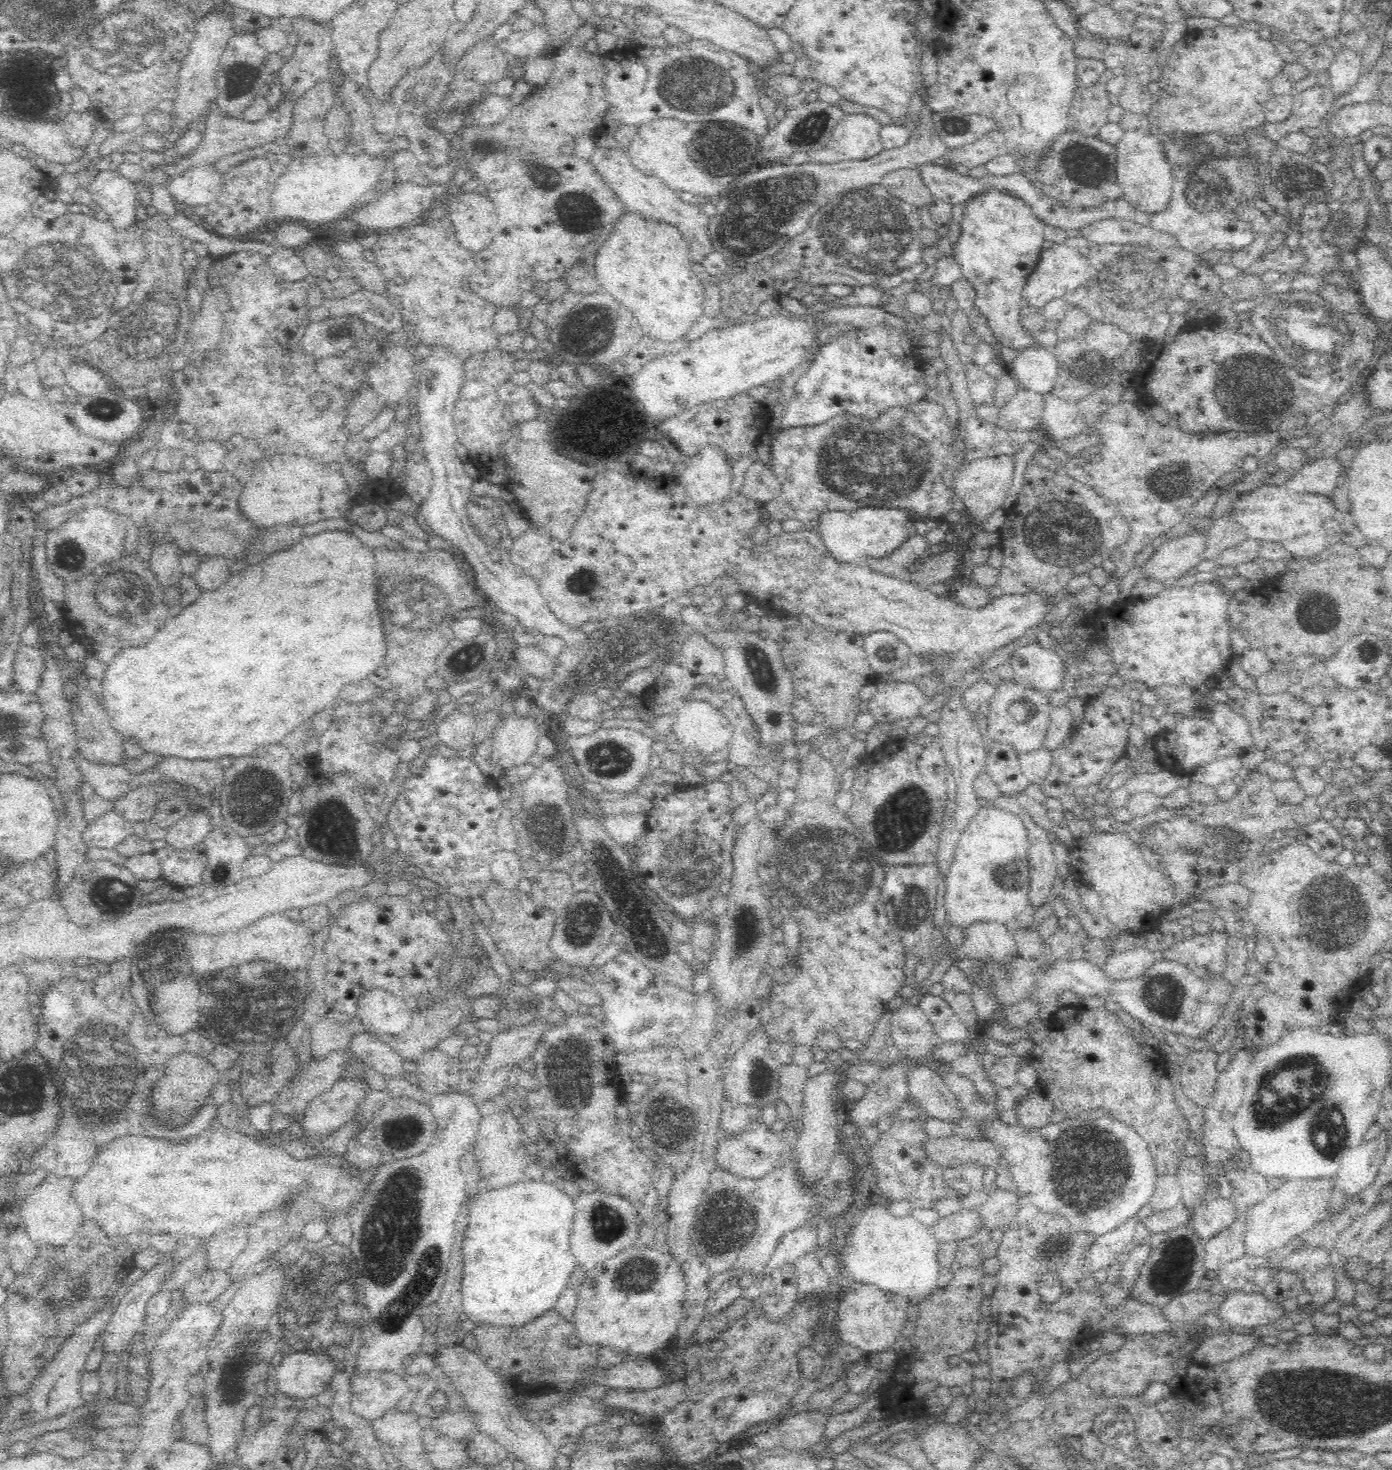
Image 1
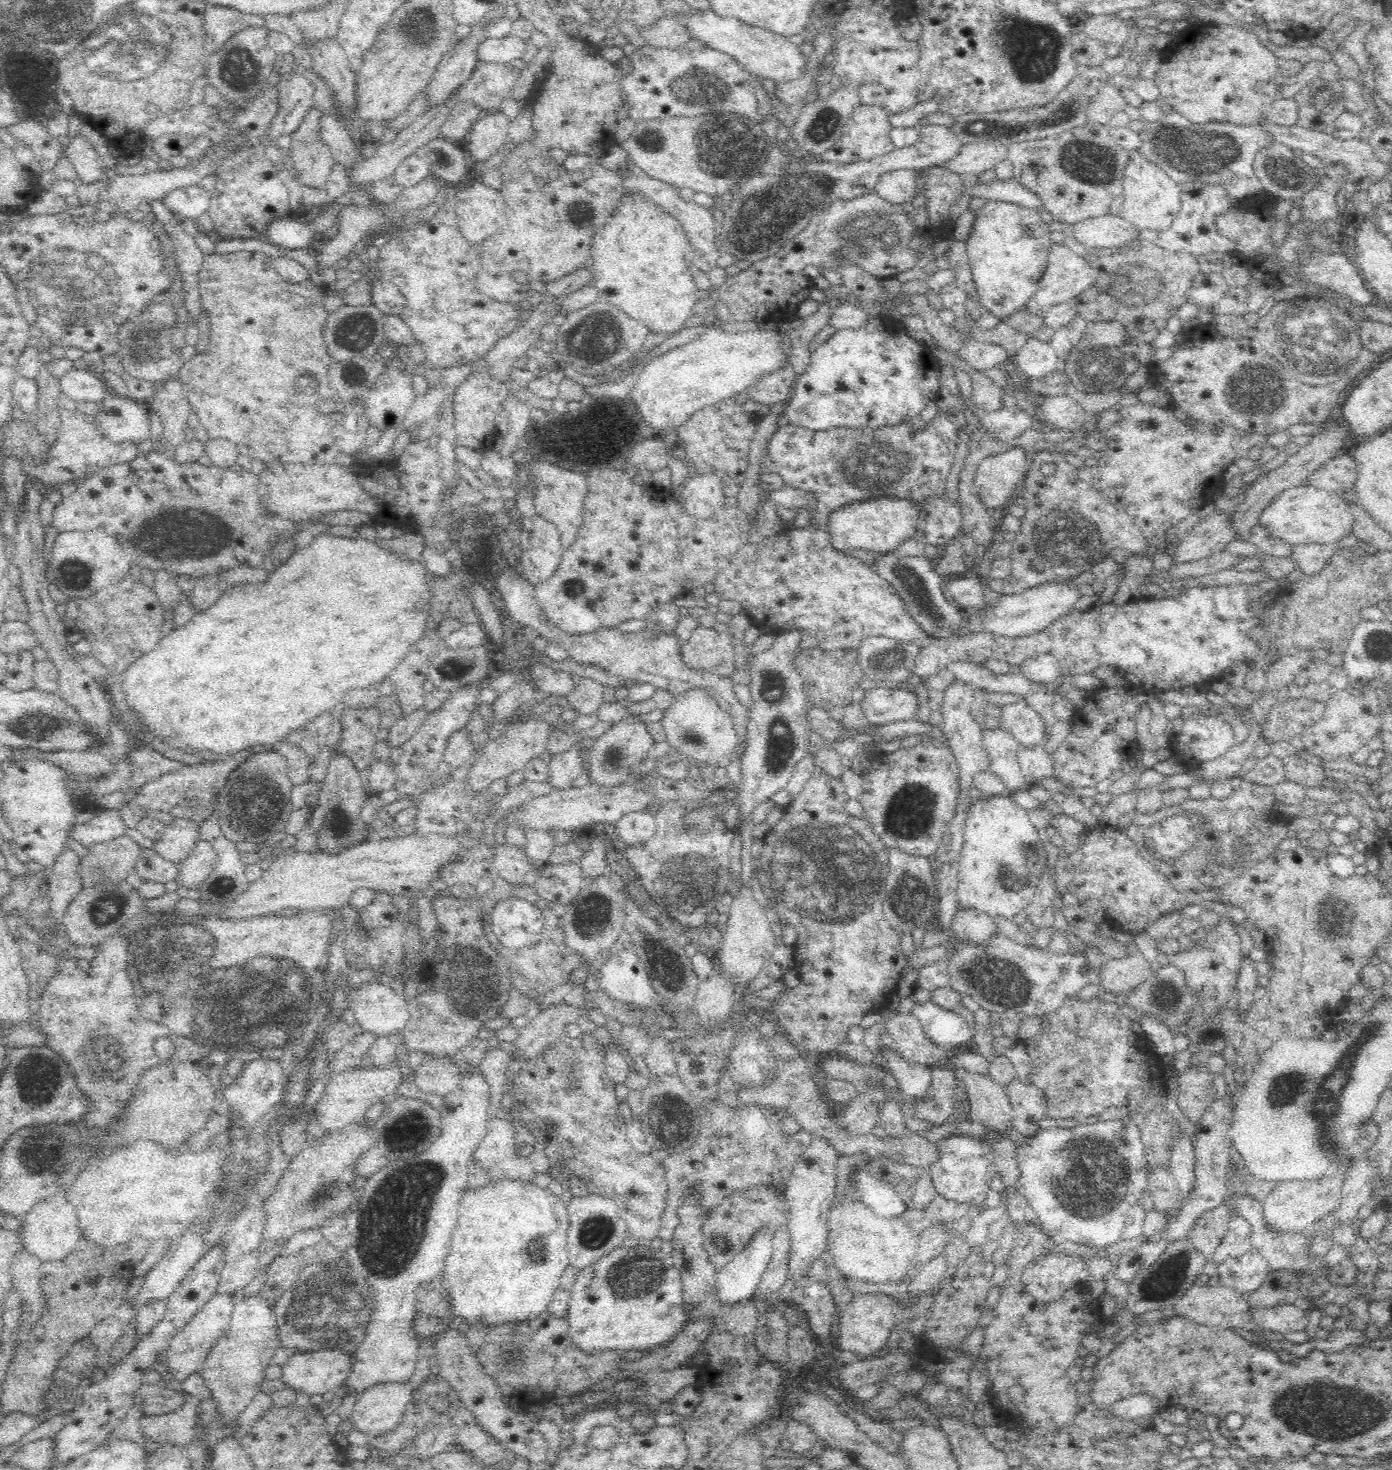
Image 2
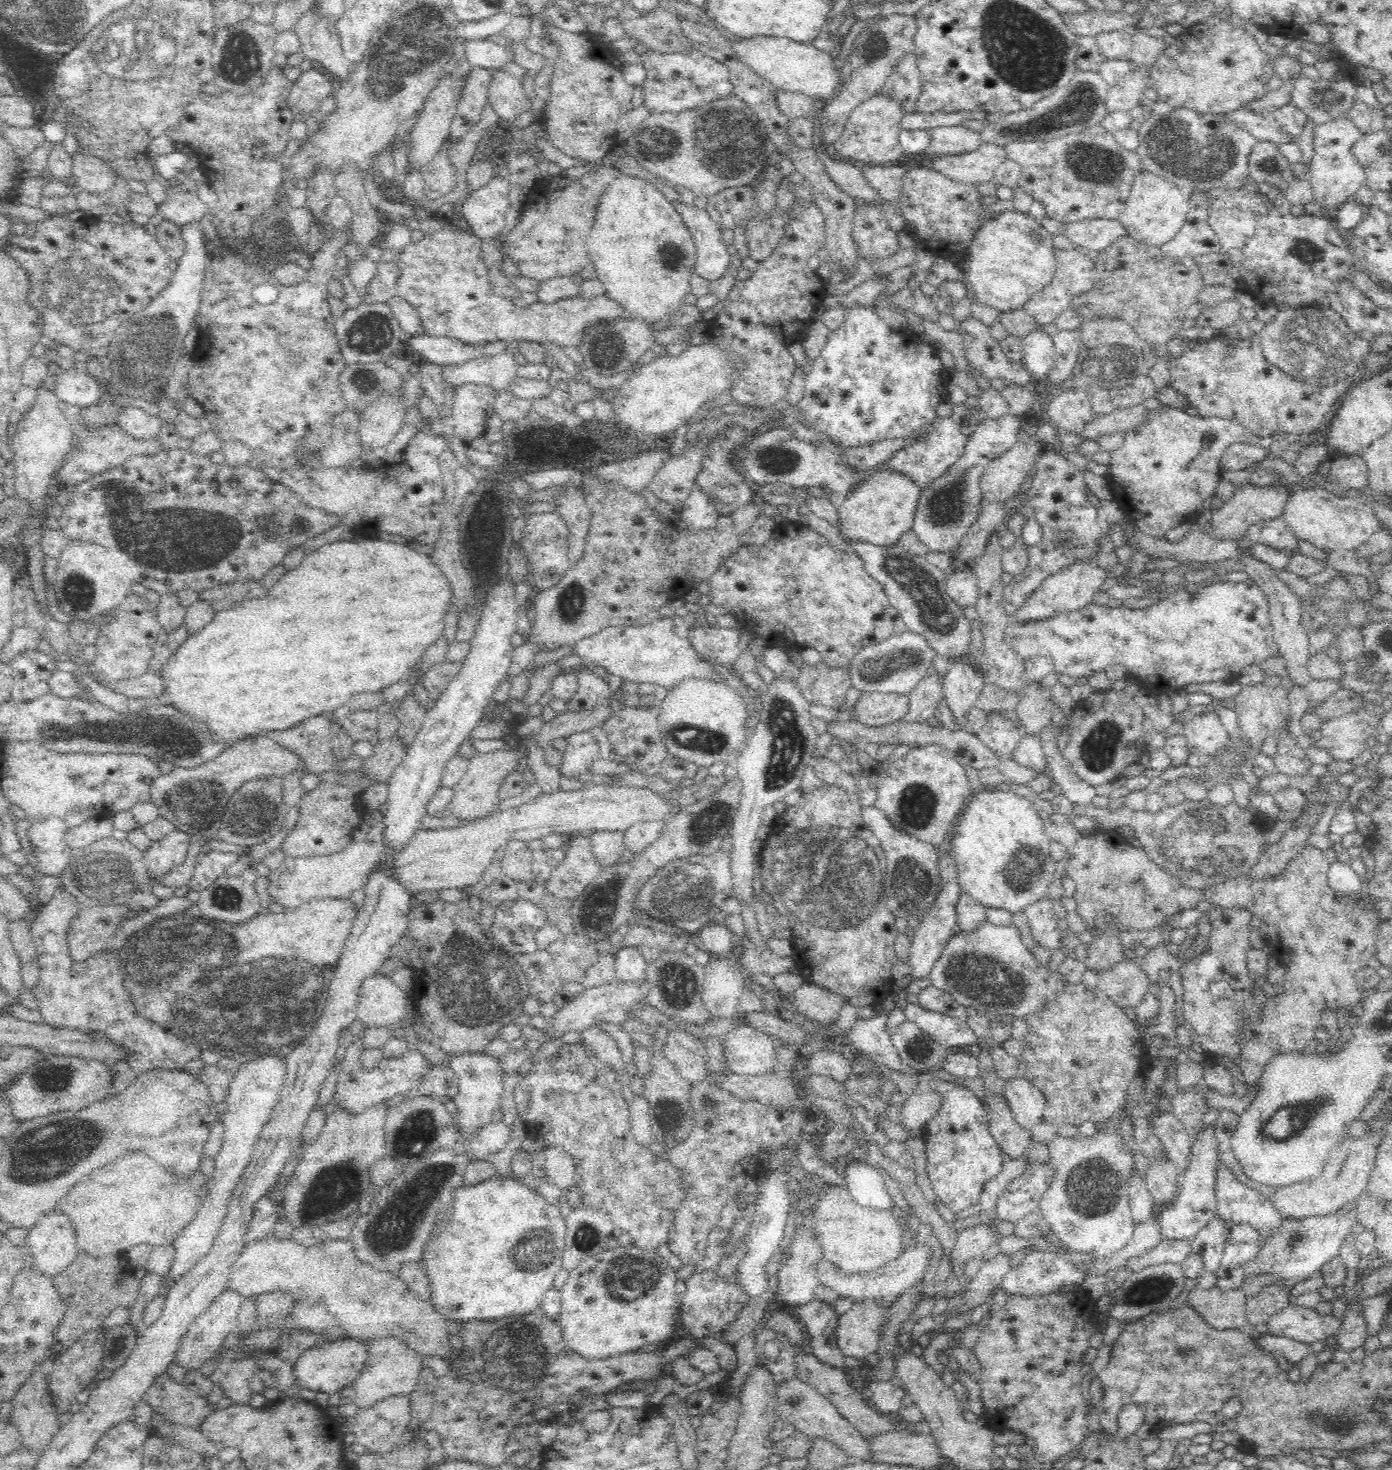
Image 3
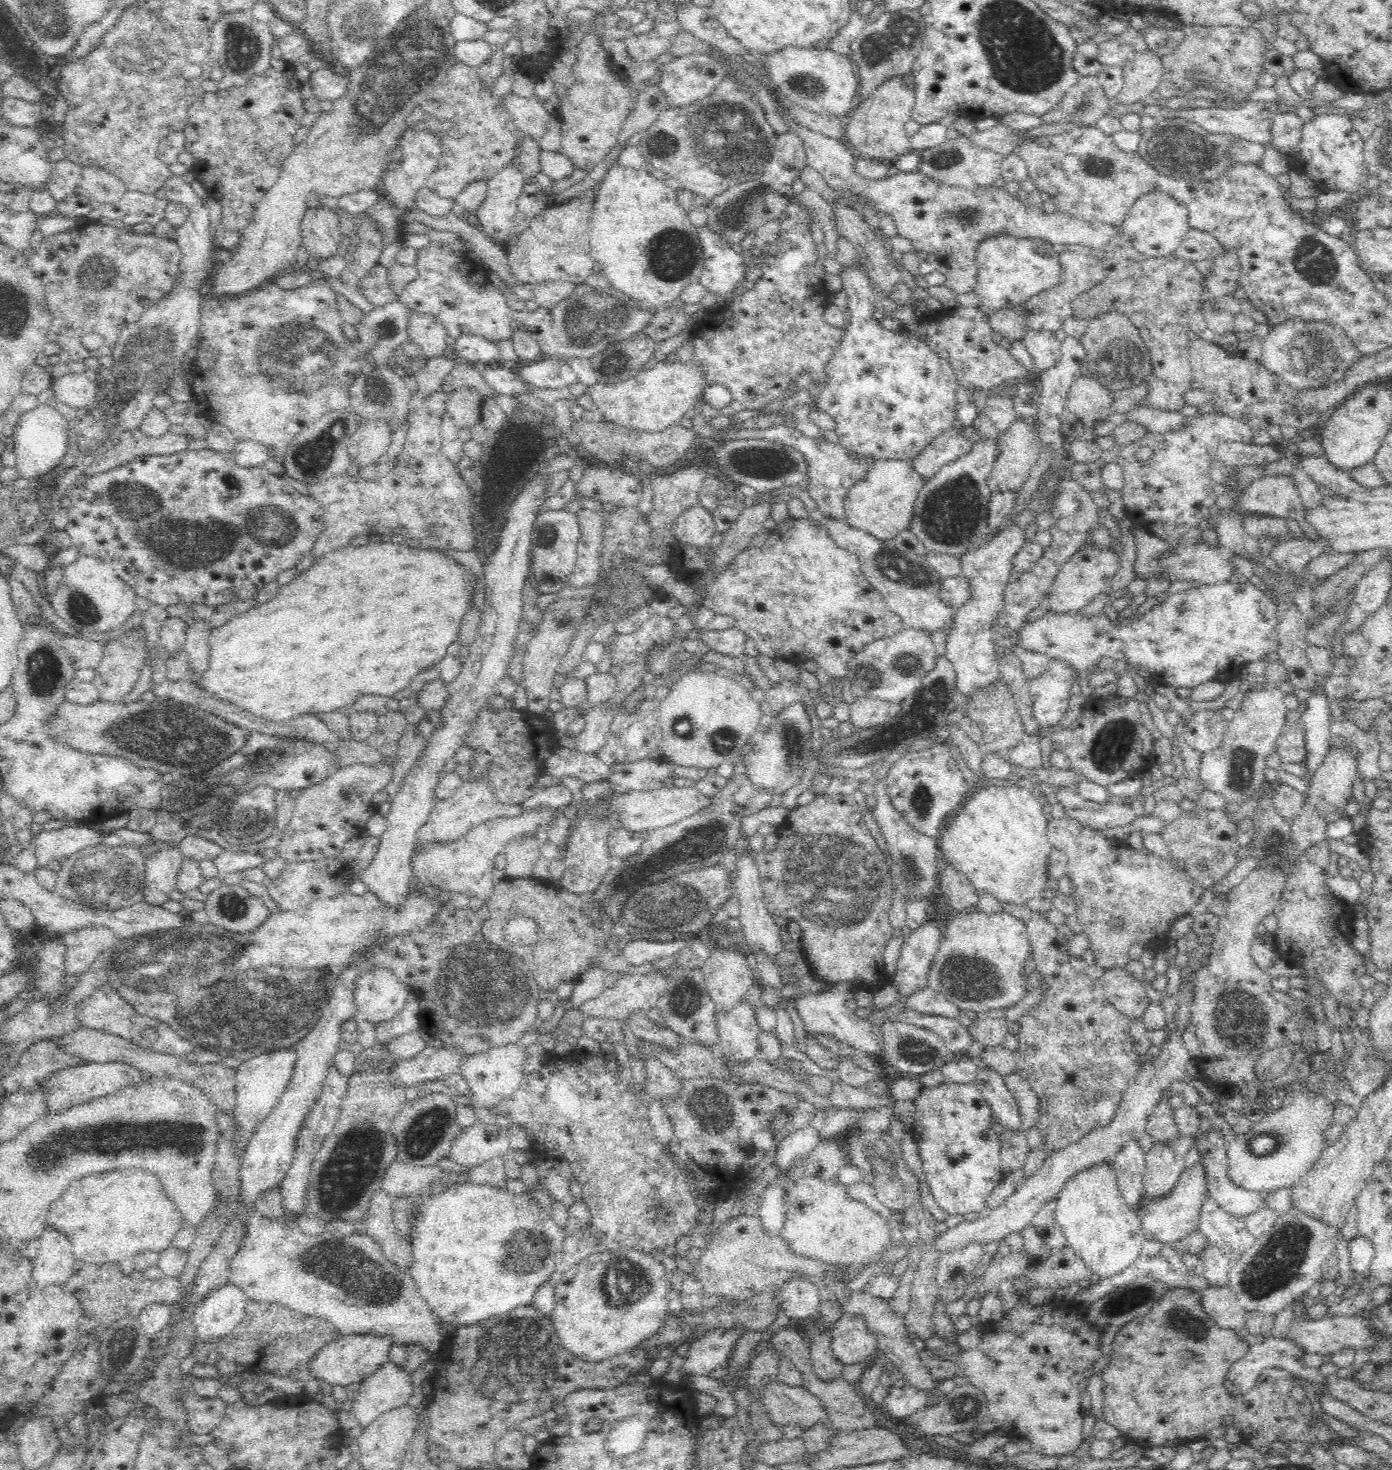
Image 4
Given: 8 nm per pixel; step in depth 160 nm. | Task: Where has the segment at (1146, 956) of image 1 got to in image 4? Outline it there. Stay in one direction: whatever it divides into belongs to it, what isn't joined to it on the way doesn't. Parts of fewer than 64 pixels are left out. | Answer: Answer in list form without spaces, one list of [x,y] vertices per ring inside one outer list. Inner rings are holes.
[[[1117,966],[1099,974],[1099,981],[1108,1001],[1130,1019],[1141,1019],[1149,1006],[1146,986],[1136,980],[1125,967]]]

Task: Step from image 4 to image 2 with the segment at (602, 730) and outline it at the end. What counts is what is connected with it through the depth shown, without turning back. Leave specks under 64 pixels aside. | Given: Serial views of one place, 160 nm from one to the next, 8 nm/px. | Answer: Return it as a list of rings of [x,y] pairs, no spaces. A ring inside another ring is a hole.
[[[575,743],[571,749],[562,754],[552,755],[548,763],[548,774],[545,782],[552,786],[553,791],[564,790],[585,770],[585,760],[581,759],[580,751],[583,747]]]

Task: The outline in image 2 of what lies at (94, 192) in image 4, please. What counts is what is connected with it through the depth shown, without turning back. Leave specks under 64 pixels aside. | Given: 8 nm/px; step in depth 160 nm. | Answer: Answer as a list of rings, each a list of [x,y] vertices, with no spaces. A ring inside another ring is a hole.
[[[81,130],[76,136],[69,139],[65,154],[75,166],[75,170],[79,175],[79,182],[92,183],[104,178],[101,174],[102,161],[100,155],[98,155],[90,140],[82,134]]]

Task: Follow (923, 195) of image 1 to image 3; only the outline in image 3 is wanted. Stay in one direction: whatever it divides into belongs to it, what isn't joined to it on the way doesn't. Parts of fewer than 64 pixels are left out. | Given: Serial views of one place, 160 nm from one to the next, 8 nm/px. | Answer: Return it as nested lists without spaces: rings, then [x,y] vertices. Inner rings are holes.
[[[900,163],[882,165],[860,165],[863,177],[870,183],[870,186],[879,201],[889,206],[896,198],[900,198],[902,178],[907,175],[906,168]]]

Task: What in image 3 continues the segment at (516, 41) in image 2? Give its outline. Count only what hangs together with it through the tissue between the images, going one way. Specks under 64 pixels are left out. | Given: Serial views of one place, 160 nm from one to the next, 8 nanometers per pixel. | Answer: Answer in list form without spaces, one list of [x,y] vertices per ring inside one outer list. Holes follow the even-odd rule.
[[[470,40],[466,44],[467,58],[472,66],[480,66],[480,68],[490,68],[490,70],[498,70],[504,64],[514,60],[514,52],[508,48],[502,48],[502,41],[488,42],[488,40]]]

